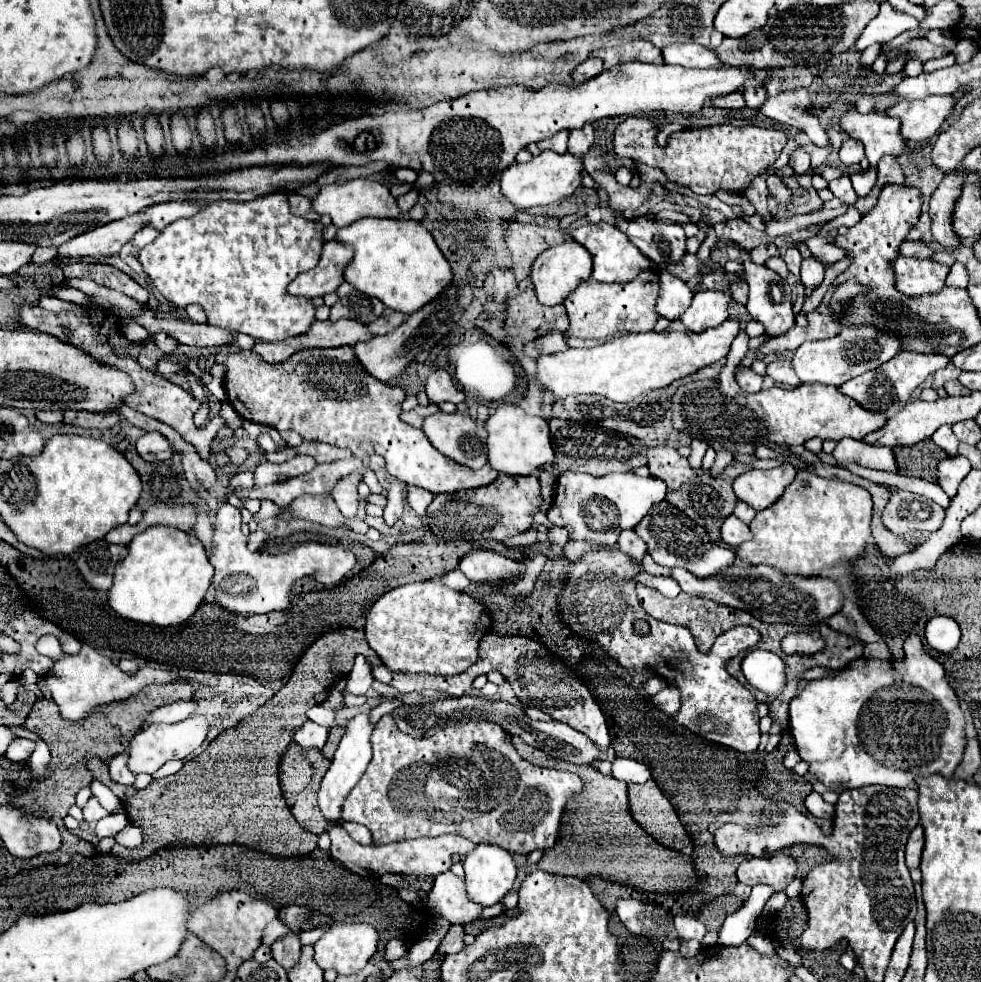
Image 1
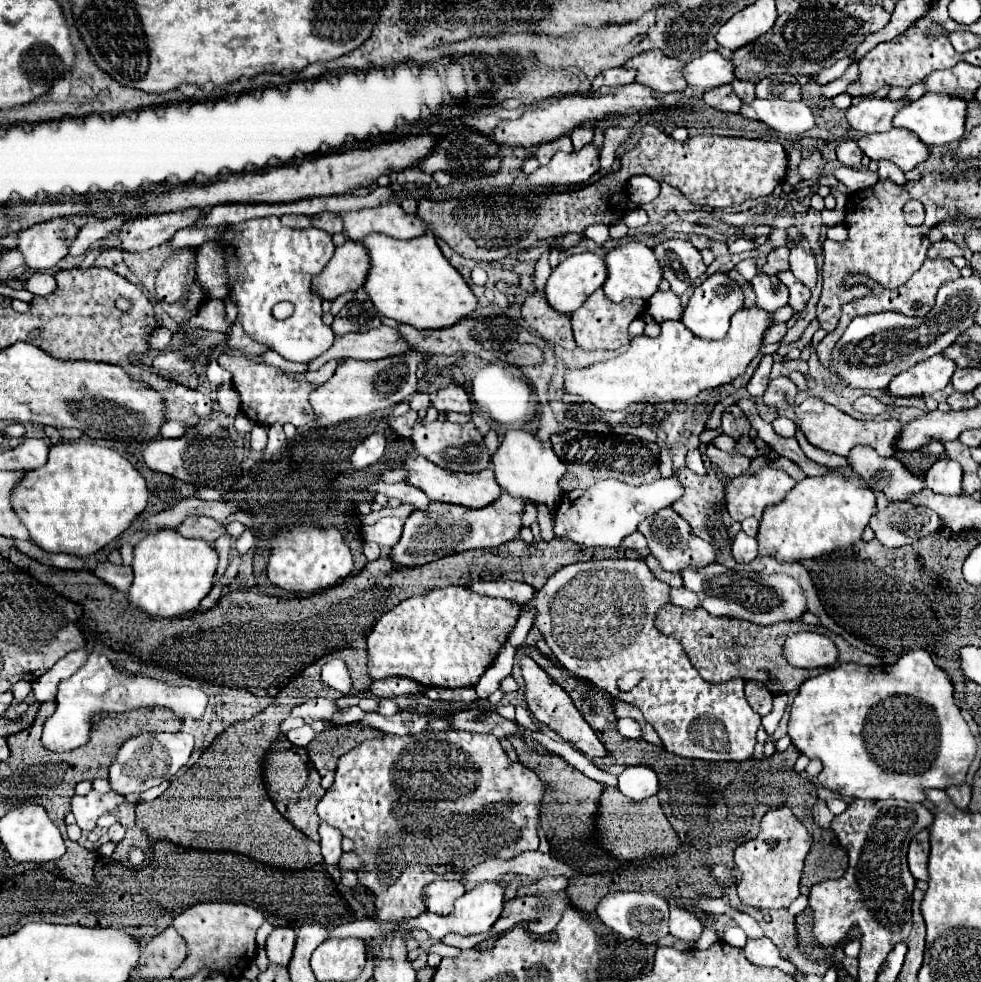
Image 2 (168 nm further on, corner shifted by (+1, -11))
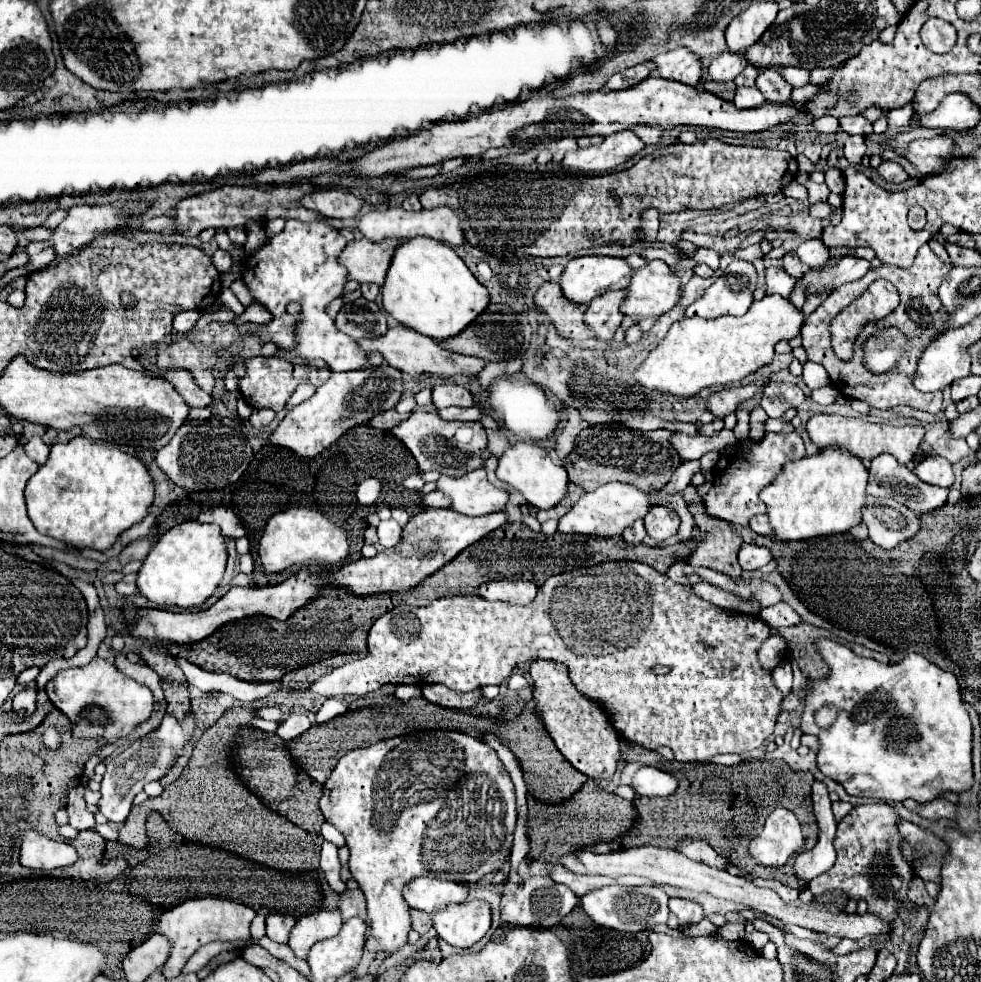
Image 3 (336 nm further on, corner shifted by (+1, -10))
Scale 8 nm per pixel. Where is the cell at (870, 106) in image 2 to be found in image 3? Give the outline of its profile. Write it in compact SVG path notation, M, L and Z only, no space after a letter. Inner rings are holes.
M852 115L852 117L840 117L842 131L850 135L872 135L872 123L864 115Z

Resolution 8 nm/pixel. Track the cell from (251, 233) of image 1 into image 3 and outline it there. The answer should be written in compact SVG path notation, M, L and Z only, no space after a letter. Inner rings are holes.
M288 219L286 227L274 235L270 241L266 241L260 249L256 249L252 255L244 257L244 269L242 269L242 279L246 287L250 289L252 297L256 303L266 307L272 317L282 317L286 313L288 303L298 303L302 307L300 311L300 321L294 327L294 349L288 351L288 357L292 359L324 359L332 371L352 371L352 369L362 369L368 367L368 357L358 349L358 345L352 341L352 337L344 335L342 331L336 329L334 321L324 313L326 305L342 295L342 287L348 281L346 279L346 269L338 265L338 255L346 247L346 239L338 235L338 229L330 223L300 223L296 219Z

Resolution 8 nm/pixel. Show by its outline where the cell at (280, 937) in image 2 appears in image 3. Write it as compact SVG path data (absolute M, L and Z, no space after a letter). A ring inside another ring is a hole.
M268 915L266 917L266 935L276 941L276 943L282 943L286 945L288 943L288 937L290 937L290 931L294 927L294 917L284 917L284 915Z

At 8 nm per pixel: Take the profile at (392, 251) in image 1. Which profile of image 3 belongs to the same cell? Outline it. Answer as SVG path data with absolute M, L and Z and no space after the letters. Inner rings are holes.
M412 237L412 239L400 241L398 247L394 249L394 257L382 285L382 299L384 299L382 301L384 311L390 313L396 321L400 321L404 327L416 329L418 333L432 339L446 339L446 337L458 335L468 323L472 323L476 315L488 307L490 295L476 281L476 277L470 273L464 261L448 245L430 237Z

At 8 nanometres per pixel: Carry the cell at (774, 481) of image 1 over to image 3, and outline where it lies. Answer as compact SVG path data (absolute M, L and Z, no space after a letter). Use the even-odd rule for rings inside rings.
M766 433L762 443L752 447L748 453L744 453L740 447L742 443L736 443L730 449L720 451L720 459L712 471L714 487L704 497L704 505L712 517L746 527L750 517L766 513L766 505L758 497L760 491L782 473L784 463L804 457L804 443L798 433Z

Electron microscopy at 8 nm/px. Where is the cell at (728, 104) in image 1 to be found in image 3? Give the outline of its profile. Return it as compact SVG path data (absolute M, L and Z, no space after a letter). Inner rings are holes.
M704 81L702 83L704 91L724 99L724 101L732 101L734 99L734 91L736 91L736 85L730 81L730 83L712 83L712 81Z

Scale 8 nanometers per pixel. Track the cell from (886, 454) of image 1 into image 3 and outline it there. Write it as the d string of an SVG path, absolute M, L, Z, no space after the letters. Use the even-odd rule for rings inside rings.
M878 455L872 465L870 465L870 479L868 479L868 495L874 495L874 497L888 497L888 499L894 499L918 513L928 513L928 511L934 511L938 507L942 507L946 503L946 497L948 497L948 489L942 489L942 487L934 487L934 485L928 485L928 483L922 483L918 479L918 475L914 475L912 467L910 465L904 465L904 463L898 463L892 455Z

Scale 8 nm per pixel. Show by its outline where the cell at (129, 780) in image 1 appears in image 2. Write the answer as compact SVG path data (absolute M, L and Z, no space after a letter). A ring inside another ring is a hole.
M90 790L86 796L80 796L80 794L72 796L72 814L76 816L76 824L82 830L94 830L96 820L102 814L108 814L112 808L120 806L122 802L124 802L124 796L120 796L116 792L98 794L98 792Z

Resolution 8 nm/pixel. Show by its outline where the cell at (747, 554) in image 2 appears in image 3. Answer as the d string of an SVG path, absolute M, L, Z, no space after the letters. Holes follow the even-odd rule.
M742 543L740 551L738 551L738 561L740 561L740 567L744 571L754 571L754 569L760 569L764 567L768 561L772 559L770 551L766 547L758 547L754 543Z

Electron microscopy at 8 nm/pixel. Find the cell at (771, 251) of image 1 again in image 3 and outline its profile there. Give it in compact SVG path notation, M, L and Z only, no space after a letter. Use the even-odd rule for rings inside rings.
M786 253L786 255L782 257L782 269L784 269L790 277L800 277L800 275L804 275L804 273L808 271L808 265L800 263L794 253Z

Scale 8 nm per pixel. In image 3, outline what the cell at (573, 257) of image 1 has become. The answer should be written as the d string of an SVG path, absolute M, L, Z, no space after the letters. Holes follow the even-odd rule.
M574 257L560 277L560 289L568 301L586 305L604 291L624 289L630 281L630 273L632 269L620 257Z

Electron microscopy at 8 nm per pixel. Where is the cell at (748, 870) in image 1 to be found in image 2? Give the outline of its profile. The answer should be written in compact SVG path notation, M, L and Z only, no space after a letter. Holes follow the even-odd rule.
M776 808L776 810L768 810L766 816L762 818L760 824L760 832L758 836L746 844L742 844L736 852L734 852L734 862L738 866L738 870L742 872L742 880L738 882L738 896L744 904L754 906L754 908L762 908L762 910L770 910L770 908L788 908L798 896L800 896L800 874L802 874L802 866L804 866L804 858L808 854L812 846L812 836L808 834L808 830L802 826L802 822L792 814L790 808Z

